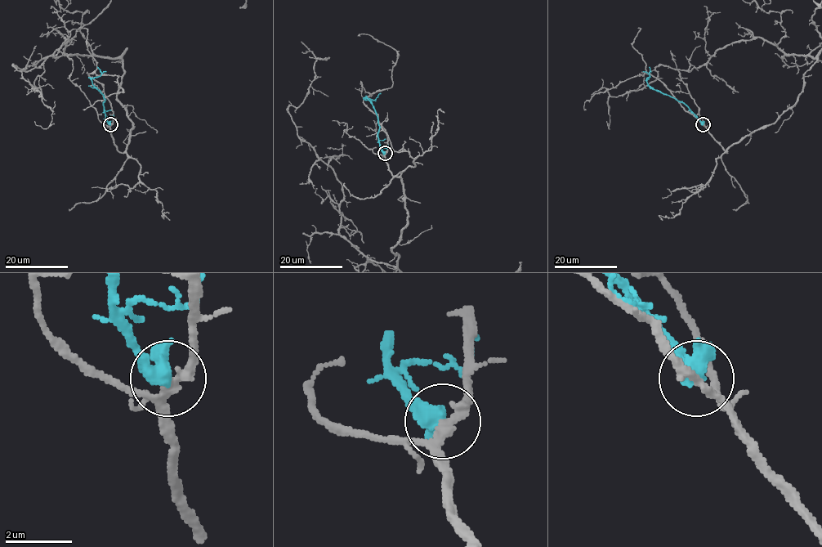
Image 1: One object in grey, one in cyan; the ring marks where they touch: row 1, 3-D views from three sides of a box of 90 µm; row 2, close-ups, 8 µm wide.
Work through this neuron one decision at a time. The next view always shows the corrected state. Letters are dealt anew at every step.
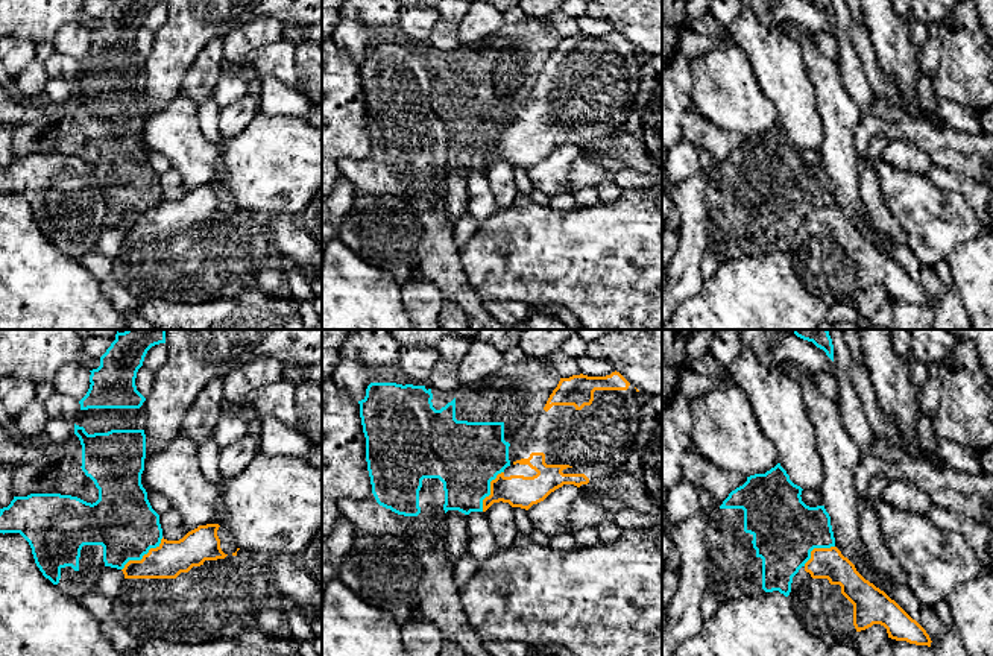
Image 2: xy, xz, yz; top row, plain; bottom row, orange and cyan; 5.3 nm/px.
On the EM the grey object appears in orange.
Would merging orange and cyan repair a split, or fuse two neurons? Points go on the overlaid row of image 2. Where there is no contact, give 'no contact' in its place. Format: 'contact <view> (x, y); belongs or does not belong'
contact xy (143, 558); does not belong

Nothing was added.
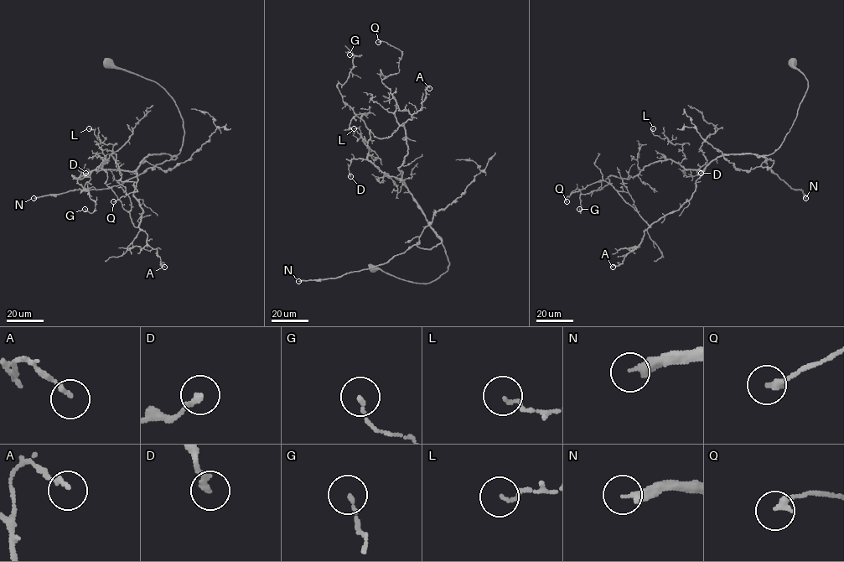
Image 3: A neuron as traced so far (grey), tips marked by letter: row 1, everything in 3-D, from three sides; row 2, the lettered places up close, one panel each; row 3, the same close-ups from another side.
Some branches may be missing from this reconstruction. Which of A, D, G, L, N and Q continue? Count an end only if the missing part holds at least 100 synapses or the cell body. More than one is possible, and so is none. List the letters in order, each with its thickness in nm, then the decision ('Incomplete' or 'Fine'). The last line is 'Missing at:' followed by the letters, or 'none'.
A: Thickness 150 nm. Fine
D: Thickness 240 nm. Fine
G: Thickness 130 nm. Fine
L: Thickness 100 nm. Fine
N: Thickness 280 nm. Incomplete
Q: Thickness 240 nm. Fine
Missing at: N

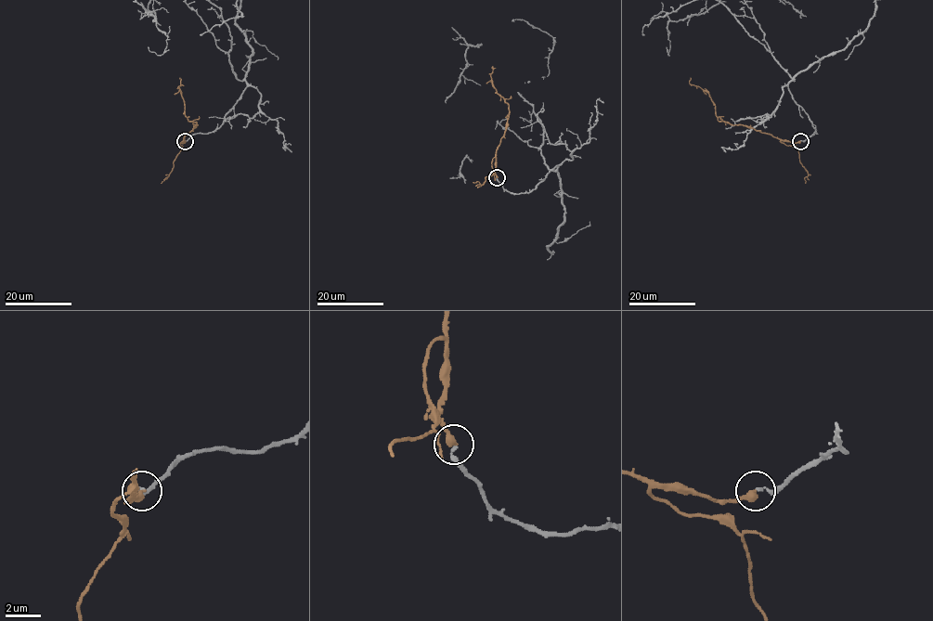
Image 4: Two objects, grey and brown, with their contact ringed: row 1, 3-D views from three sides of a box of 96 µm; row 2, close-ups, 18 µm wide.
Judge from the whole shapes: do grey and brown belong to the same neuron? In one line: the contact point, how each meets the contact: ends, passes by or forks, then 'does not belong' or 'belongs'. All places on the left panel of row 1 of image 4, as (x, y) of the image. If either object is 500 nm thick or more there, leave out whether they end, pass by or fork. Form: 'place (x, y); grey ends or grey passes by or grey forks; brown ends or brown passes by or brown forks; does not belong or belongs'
place (185, 141); grey ends; brown ends; belongs

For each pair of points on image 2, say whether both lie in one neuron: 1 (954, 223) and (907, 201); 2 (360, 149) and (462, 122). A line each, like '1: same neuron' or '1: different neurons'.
1: same neuron
2: different neurons

